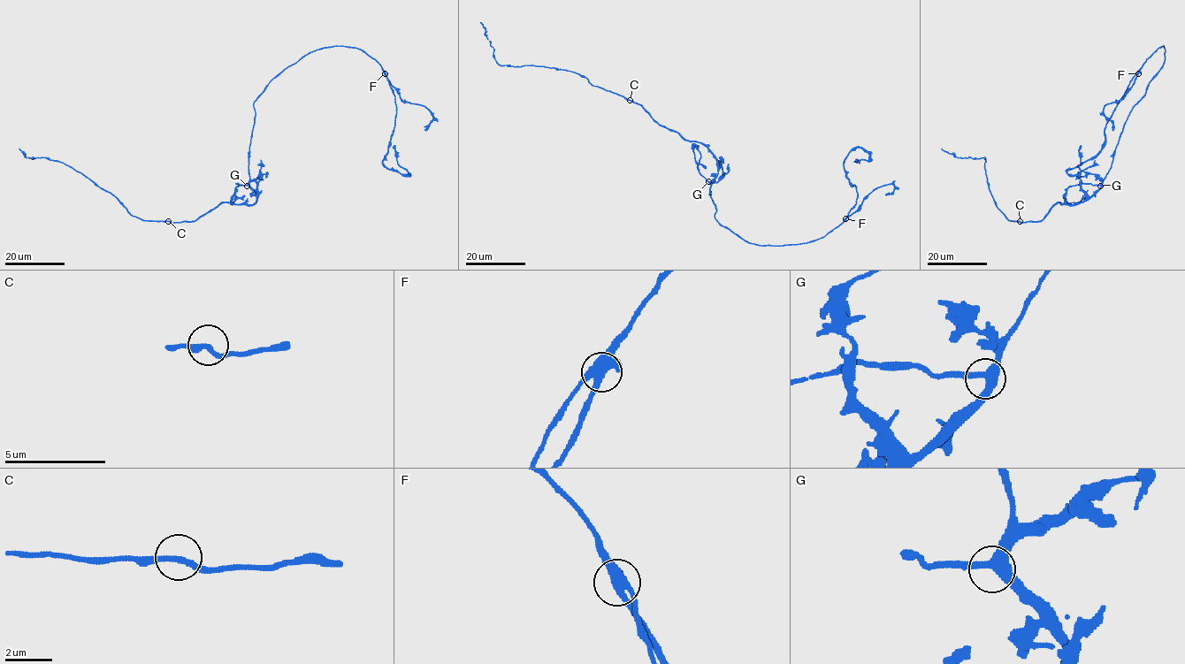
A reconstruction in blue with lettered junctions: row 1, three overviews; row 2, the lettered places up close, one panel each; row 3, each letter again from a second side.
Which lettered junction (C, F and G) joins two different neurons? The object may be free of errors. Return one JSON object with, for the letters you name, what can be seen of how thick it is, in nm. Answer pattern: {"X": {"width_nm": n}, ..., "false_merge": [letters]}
{"F": {"width_nm": 420}, "false_merge": ["F"]}

